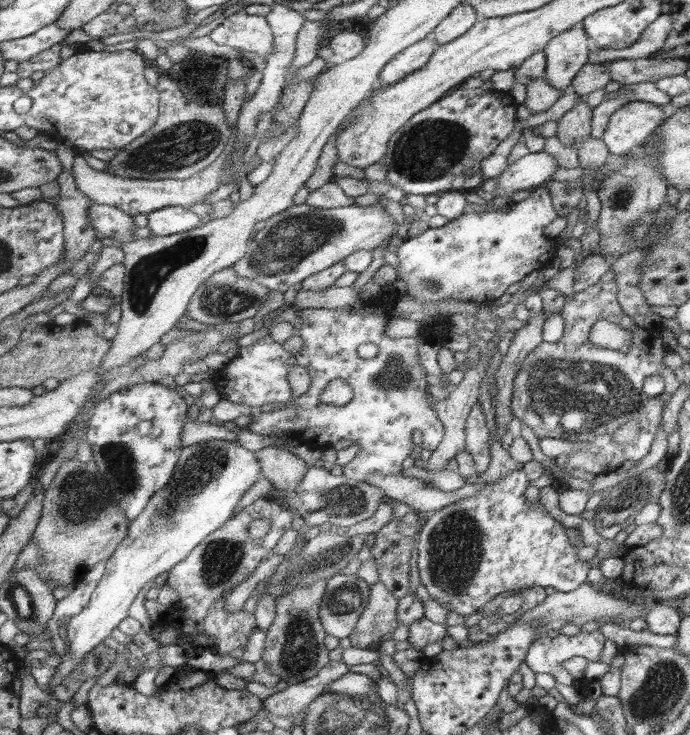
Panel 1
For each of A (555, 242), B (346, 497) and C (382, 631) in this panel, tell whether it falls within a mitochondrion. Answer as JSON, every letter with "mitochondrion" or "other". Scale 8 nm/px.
{"A":"other","B":"mitochondrion","C":"other"}

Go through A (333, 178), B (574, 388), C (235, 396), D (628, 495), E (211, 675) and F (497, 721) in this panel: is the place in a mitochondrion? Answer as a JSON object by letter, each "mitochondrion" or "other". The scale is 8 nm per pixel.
{"A":"other","B":"mitochondrion","C":"other","D":"mitochondrion","E":"other","F":"other"}

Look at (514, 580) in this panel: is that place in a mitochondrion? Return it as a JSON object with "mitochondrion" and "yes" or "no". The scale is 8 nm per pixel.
{"mitochondrion":"no"}

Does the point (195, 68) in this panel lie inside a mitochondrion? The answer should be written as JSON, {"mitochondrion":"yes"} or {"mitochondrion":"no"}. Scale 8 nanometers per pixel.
{"mitochondrion":"no"}

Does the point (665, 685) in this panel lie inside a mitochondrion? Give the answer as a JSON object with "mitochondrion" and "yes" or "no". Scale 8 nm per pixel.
{"mitochondrion":"yes"}

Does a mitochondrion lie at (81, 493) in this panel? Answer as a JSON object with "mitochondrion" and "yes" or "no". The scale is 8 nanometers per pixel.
{"mitochondrion":"yes"}

